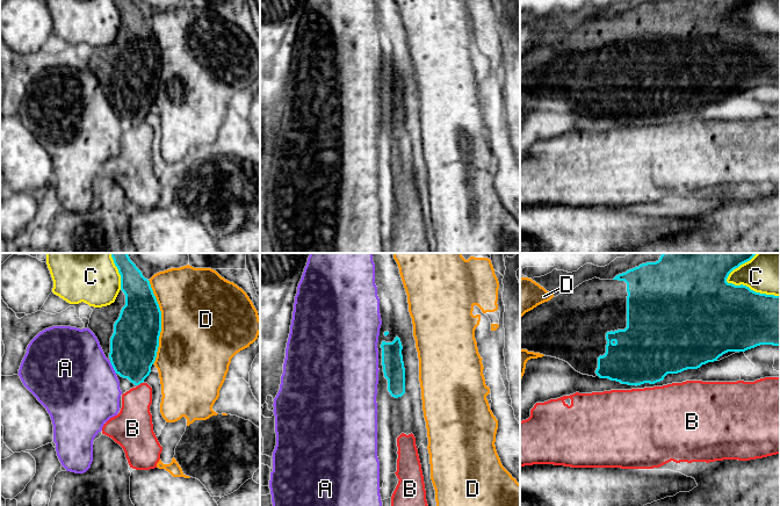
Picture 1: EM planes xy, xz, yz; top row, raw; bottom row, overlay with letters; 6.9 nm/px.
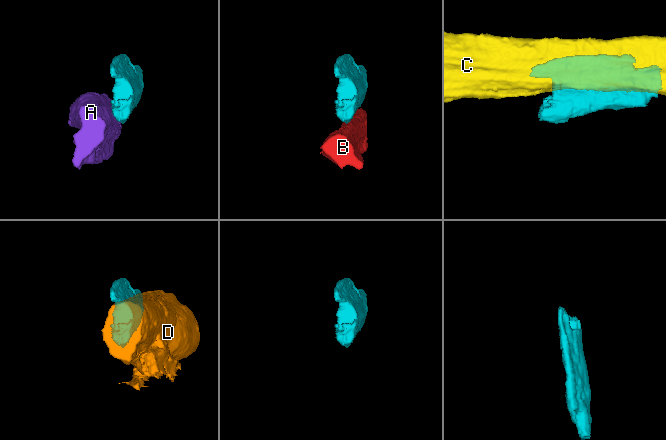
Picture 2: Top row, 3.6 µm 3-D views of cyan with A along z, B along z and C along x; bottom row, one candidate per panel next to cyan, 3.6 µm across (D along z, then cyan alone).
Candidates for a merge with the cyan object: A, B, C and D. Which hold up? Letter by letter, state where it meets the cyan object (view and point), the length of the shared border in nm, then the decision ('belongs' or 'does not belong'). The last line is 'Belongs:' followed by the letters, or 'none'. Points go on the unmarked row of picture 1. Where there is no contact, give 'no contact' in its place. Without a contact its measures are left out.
A: contact xy (113, 107); length 100 nm; does not belong
B: contact xy (139, 123); length 50 nm; does not belong
C: contact yz (752, 30); length 400 nm; does not belong
D: contact xy (160, 62); length 600 nm; does not belong
Belongs: none

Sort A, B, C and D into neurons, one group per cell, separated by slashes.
A / B / C / D

